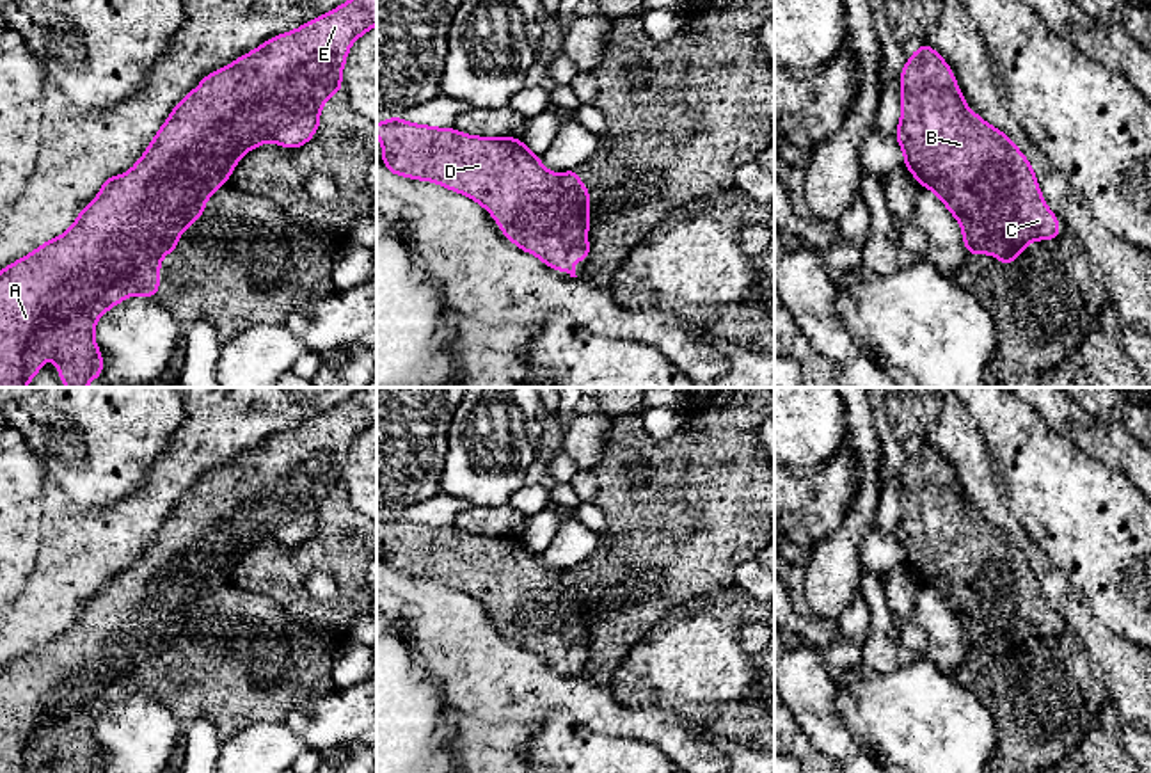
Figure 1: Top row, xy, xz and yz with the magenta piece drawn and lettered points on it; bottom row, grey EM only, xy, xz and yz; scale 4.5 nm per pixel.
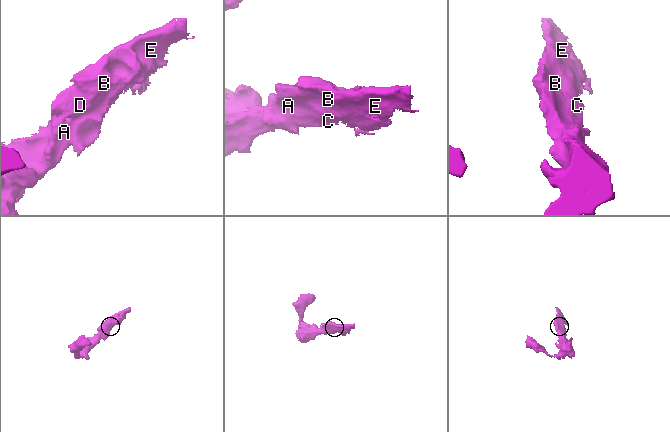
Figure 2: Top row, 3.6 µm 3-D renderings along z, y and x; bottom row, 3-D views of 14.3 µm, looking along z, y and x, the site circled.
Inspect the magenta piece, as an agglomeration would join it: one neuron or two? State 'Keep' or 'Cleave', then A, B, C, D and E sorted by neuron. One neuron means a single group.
Keep. Groups: A B C D E

